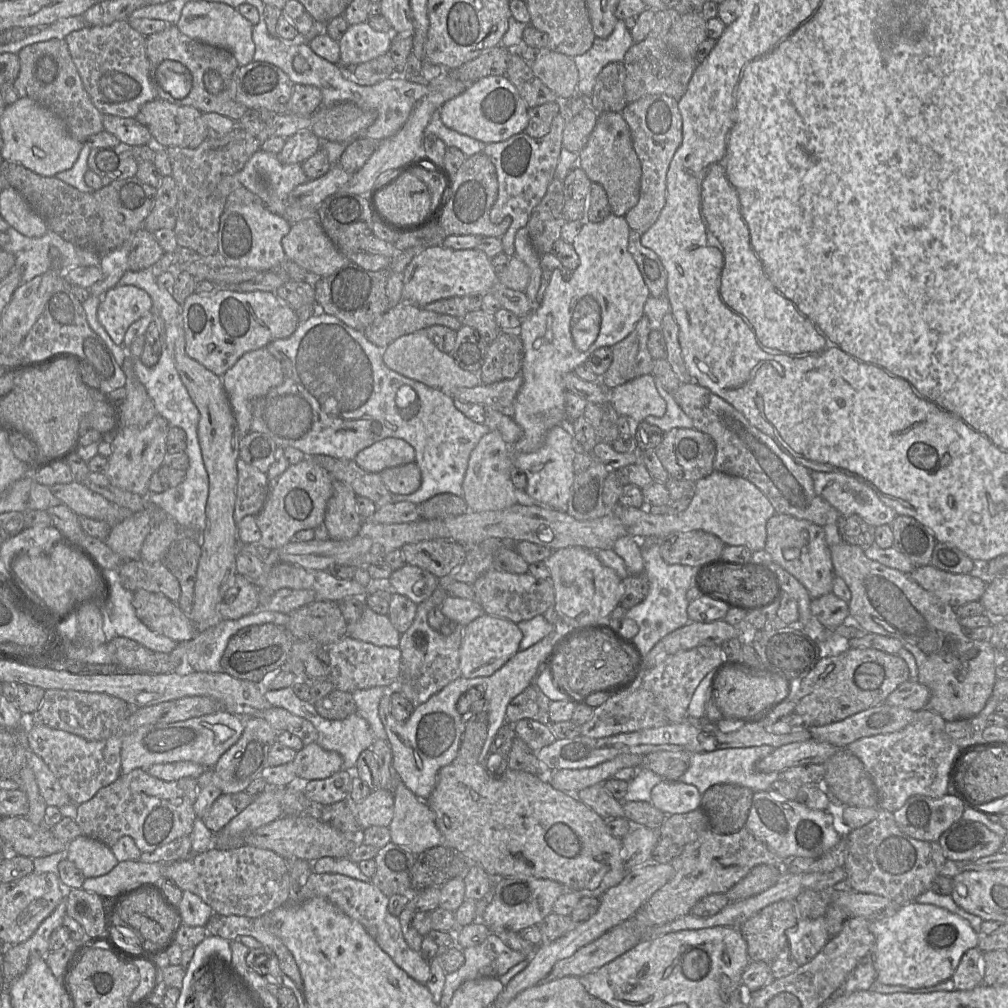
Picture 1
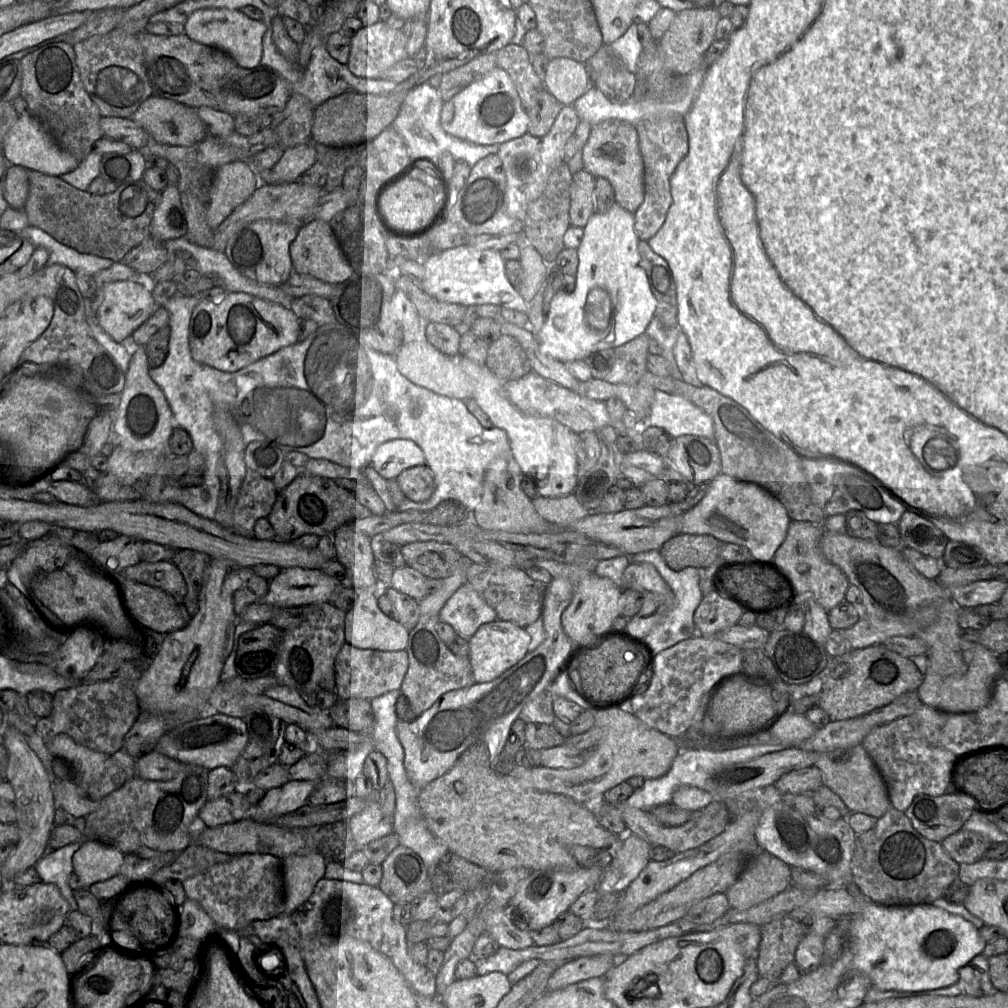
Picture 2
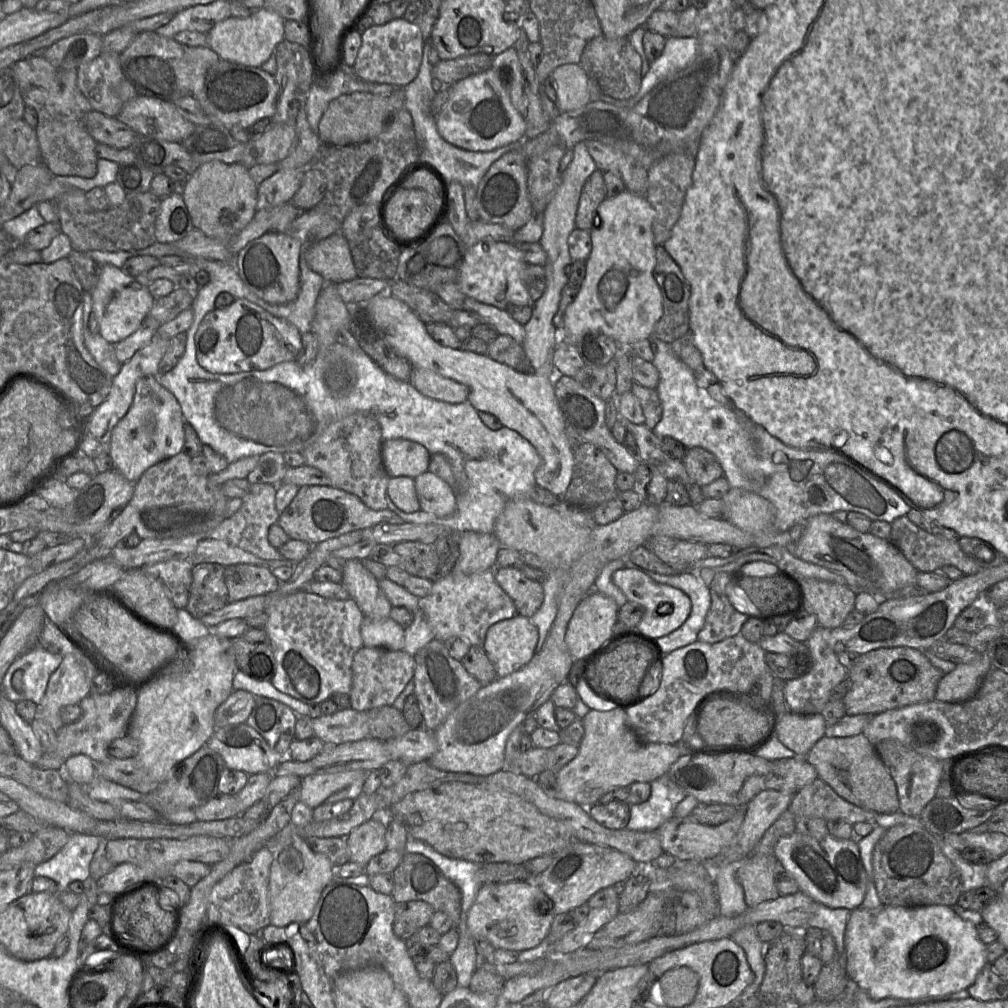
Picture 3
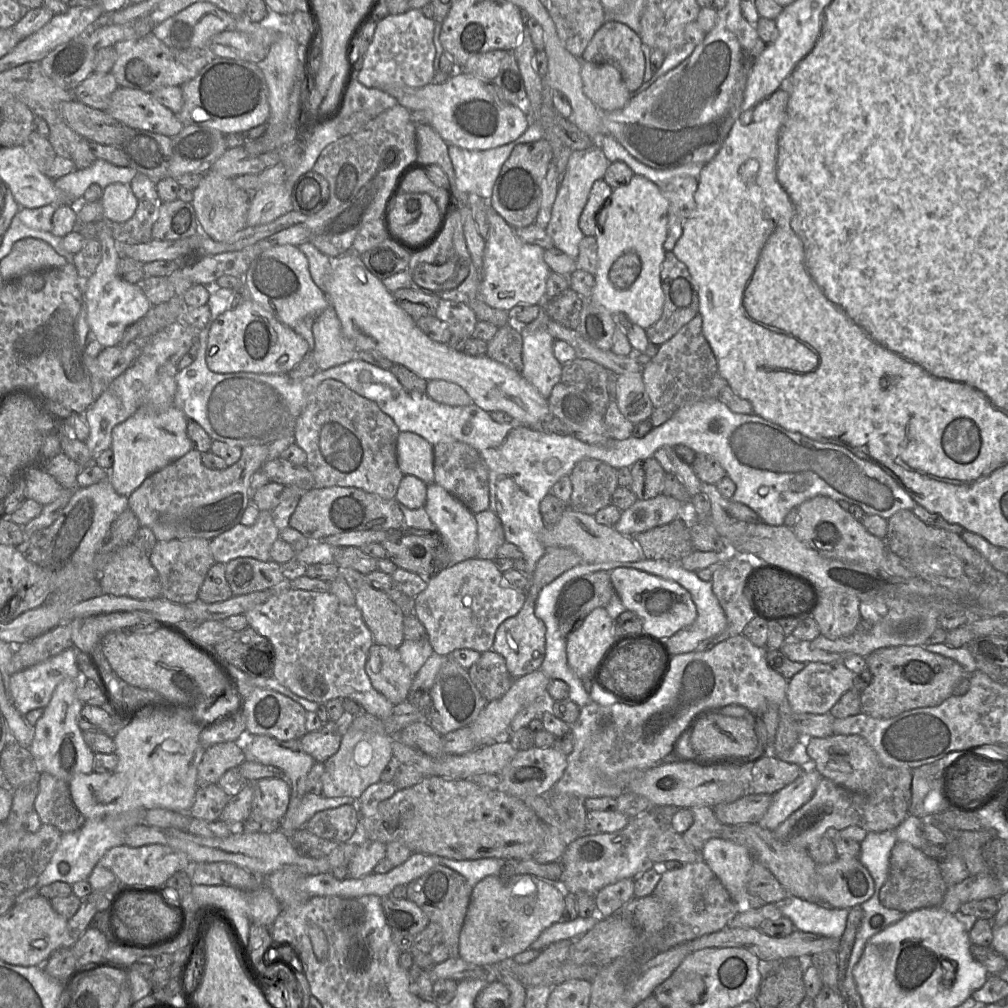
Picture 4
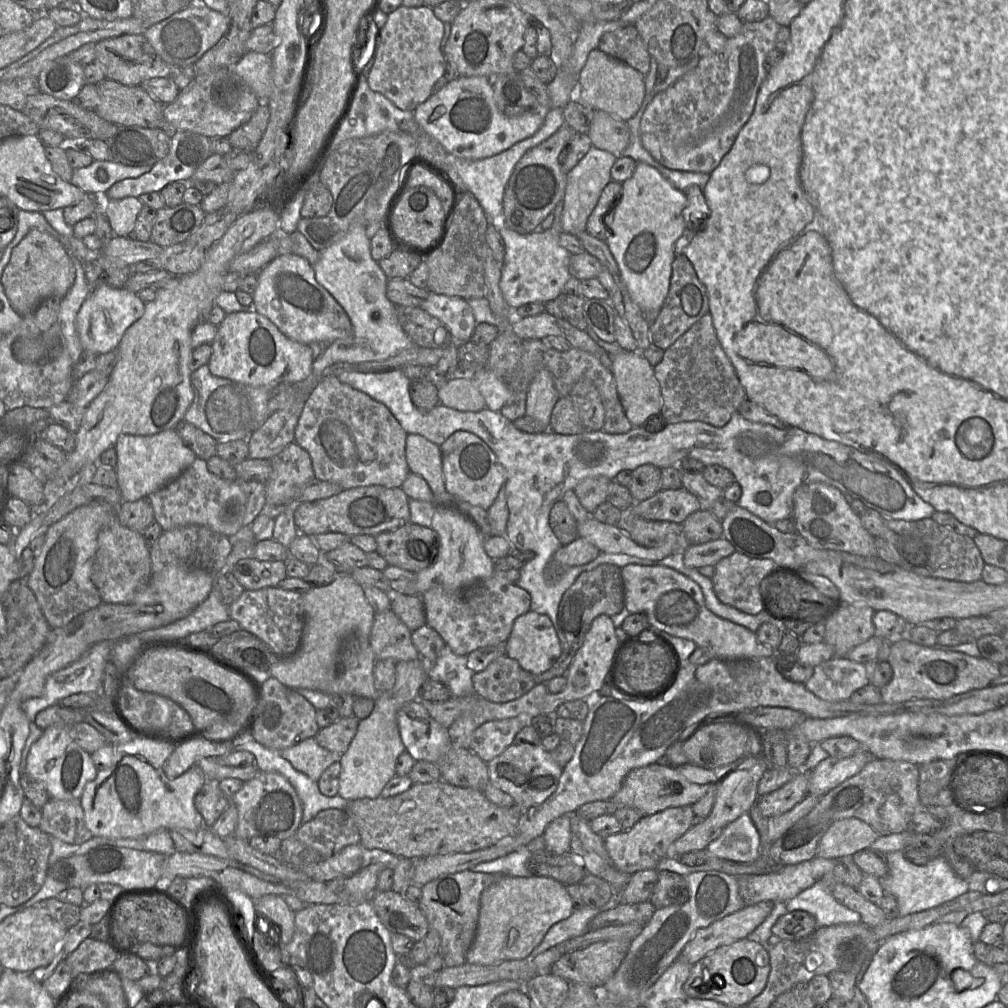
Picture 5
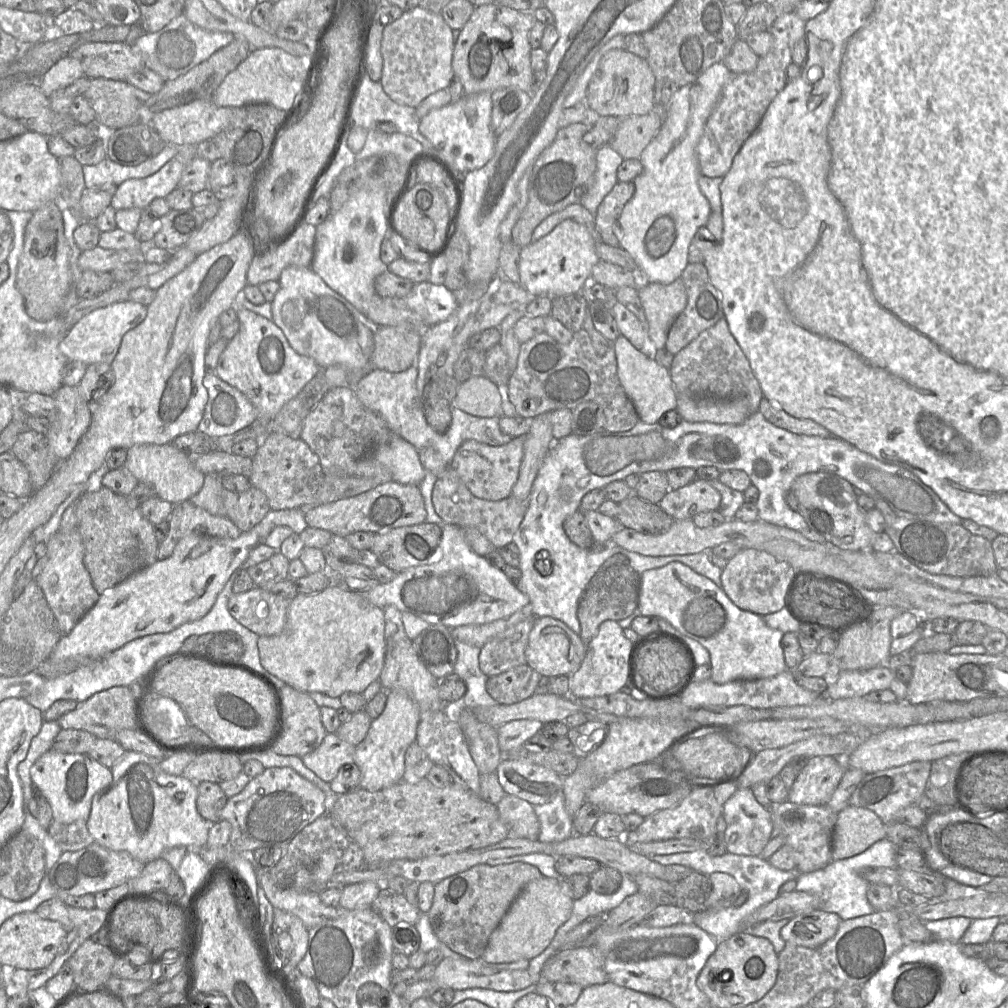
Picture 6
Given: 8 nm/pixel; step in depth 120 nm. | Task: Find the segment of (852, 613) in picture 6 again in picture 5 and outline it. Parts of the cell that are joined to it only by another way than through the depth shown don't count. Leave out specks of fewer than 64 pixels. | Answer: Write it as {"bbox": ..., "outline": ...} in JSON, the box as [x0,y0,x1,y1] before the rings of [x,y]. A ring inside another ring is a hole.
{"bbox":[761,568,841,623],"outline":[[[782,568],[768,575],[761,584],[761,594],[764,601],[764,610],[772,617],[782,622],[802,620],[811,623],[820,623],[838,608],[841,601],[833,599],[813,585],[795,576]]]}

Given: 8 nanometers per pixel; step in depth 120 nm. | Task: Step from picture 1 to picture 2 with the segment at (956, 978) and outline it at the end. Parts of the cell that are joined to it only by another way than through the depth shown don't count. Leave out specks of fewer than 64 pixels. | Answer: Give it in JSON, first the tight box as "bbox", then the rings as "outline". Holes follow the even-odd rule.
{"bbox":[956,954,997,997],"outline":[[[983,954],[975,956],[959,969],[956,983],[962,994],[972,997],[985,997],[997,993],[989,977],[988,959]]]}

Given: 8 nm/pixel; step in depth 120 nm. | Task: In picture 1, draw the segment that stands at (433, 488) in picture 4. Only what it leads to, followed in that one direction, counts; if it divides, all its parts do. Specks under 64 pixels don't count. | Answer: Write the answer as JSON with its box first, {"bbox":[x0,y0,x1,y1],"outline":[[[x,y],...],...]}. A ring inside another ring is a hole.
{"bbox":[378,462,421,495],"outline":[[[414,462],[385,469],[378,475],[392,495],[412,494],[421,485],[421,472]]]}

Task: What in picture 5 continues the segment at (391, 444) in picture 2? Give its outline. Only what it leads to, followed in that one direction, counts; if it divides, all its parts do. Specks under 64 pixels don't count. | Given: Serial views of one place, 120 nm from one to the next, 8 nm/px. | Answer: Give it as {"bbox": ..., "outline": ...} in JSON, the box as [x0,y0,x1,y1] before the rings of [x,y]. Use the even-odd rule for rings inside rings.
{"bbox":[405,434,445,495],"outline":[[[407,434],[405,446],[409,471],[421,476],[433,495],[444,493],[445,481],[440,447],[421,435]]]}

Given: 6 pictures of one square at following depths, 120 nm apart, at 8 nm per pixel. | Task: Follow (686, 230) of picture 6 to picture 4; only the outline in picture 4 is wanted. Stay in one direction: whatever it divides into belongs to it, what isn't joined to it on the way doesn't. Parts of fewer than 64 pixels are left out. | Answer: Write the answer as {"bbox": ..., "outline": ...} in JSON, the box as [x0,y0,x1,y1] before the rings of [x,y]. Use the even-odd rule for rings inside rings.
{"bbox":[589,174,669,329],"outline":[[[633,174],[631,181],[613,190],[597,213],[598,267],[594,275],[595,285],[589,302],[607,309],[612,315],[623,314],[627,319],[643,329],[655,324],[664,307],[664,293],[661,288],[660,273],[665,258],[664,242],[668,235],[669,202],[660,188],[649,179]]]}

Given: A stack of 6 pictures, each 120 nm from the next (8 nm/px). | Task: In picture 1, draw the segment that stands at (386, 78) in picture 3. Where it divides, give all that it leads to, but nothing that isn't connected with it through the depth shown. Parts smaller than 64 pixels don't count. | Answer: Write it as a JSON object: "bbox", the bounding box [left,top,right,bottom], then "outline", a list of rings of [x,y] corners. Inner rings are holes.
{"bbox":[338,22,392,65],"outline":[[[367,22],[349,25],[338,41],[339,65],[359,64],[388,53],[392,38],[392,32],[376,31]]]}

